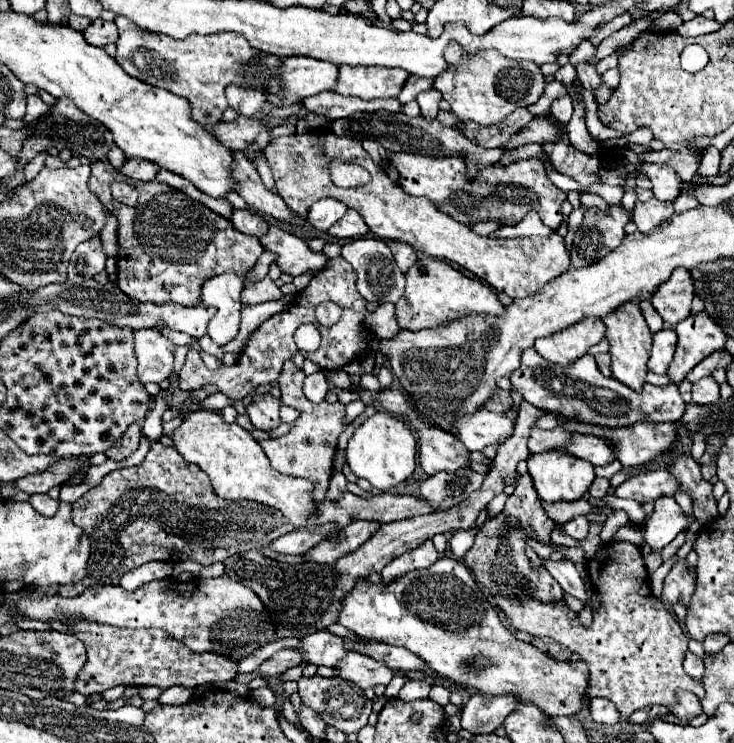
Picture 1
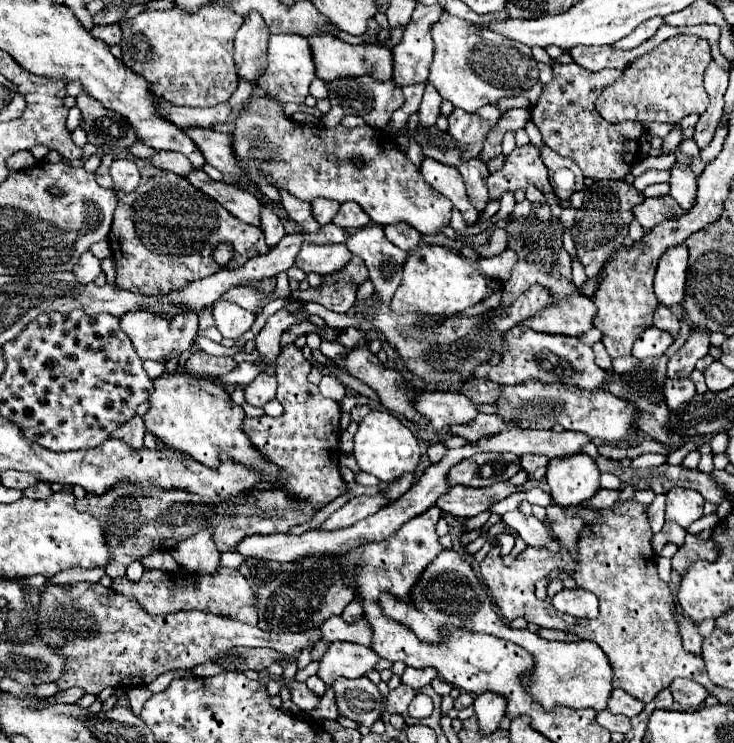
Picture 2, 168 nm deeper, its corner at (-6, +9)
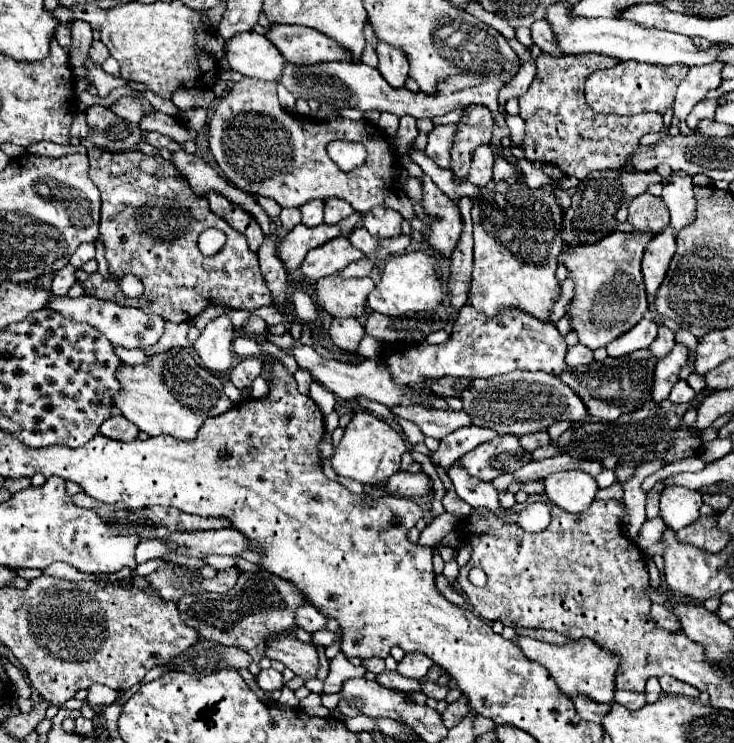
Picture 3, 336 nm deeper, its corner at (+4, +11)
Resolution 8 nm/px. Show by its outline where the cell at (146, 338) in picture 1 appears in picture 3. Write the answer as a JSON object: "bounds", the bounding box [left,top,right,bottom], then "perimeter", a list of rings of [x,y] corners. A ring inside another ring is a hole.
{"bounds":[45,294,165,348],"perimeter":[[[83,294],[79,298],[69,298],[69,296],[51,298],[45,308],[59,312],[61,316],[65,316],[73,322],[83,322],[83,324],[97,328],[113,344],[123,346],[123,348],[153,346],[163,336],[163,328],[165,328],[165,320],[159,314],[145,314],[141,308],[125,308],[125,306],[115,304],[115,302],[99,300],[99,298],[93,298],[93,296],[87,296],[87,294]]]}

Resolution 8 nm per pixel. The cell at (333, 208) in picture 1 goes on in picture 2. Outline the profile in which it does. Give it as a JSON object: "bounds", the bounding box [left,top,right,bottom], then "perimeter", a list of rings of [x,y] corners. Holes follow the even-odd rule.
{"bounds":[311,198,341,226],"perimeter":[[[315,198],[315,200],[311,202],[311,206],[313,206],[313,216],[315,216],[315,220],[317,220],[321,226],[323,226],[323,224],[329,224],[329,222],[337,216],[337,212],[339,212],[339,208],[341,208],[339,202],[327,200],[327,198]]]}

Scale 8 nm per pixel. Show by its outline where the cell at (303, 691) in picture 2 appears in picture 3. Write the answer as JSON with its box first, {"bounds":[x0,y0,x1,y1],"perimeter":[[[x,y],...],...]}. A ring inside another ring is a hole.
{"bounds":[255,668,283,692],"perimeter":[[[267,668],[267,670],[261,670],[257,676],[255,676],[255,682],[259,688],[263,688],[265,692],[273,692],[273,690],[279,690],[283,688],[281,686],[281,674],[273,668]]]}

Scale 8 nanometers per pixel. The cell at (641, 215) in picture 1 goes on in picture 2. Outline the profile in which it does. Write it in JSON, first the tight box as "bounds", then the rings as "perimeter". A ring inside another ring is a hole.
{"bounds":[633,196,683,232],"perimeter":[[[661,196],[661,198],[645,198],[639,206],[635,206],[633,214],[639,220],[639,224],[649,232],[659,222],[679,218],[683,214],[683,208],[671,196]]]}

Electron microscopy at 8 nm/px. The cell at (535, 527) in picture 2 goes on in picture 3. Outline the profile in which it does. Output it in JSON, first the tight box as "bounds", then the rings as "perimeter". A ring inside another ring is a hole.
{"bounds":[447,460,515,522],"perimeter":[[[455,460],[455,462],[449,466],[447,476],[451,478],[457,496],[459,496],[461,500],[465,500],[467,504],[471,504],[473,508],[487,508],[487,510],[491,510],[491,512],[503,512],[503,514],[507,516],[507,520],[511,520],[511,522],[515,520],[513,514],[507,514],[507,512],[501,508],[501,504],[499,504],[499,500],[497,500],[497,490],[495,490],[489,482],[483,482],[483,480],[471,476],[459,460]]]}

